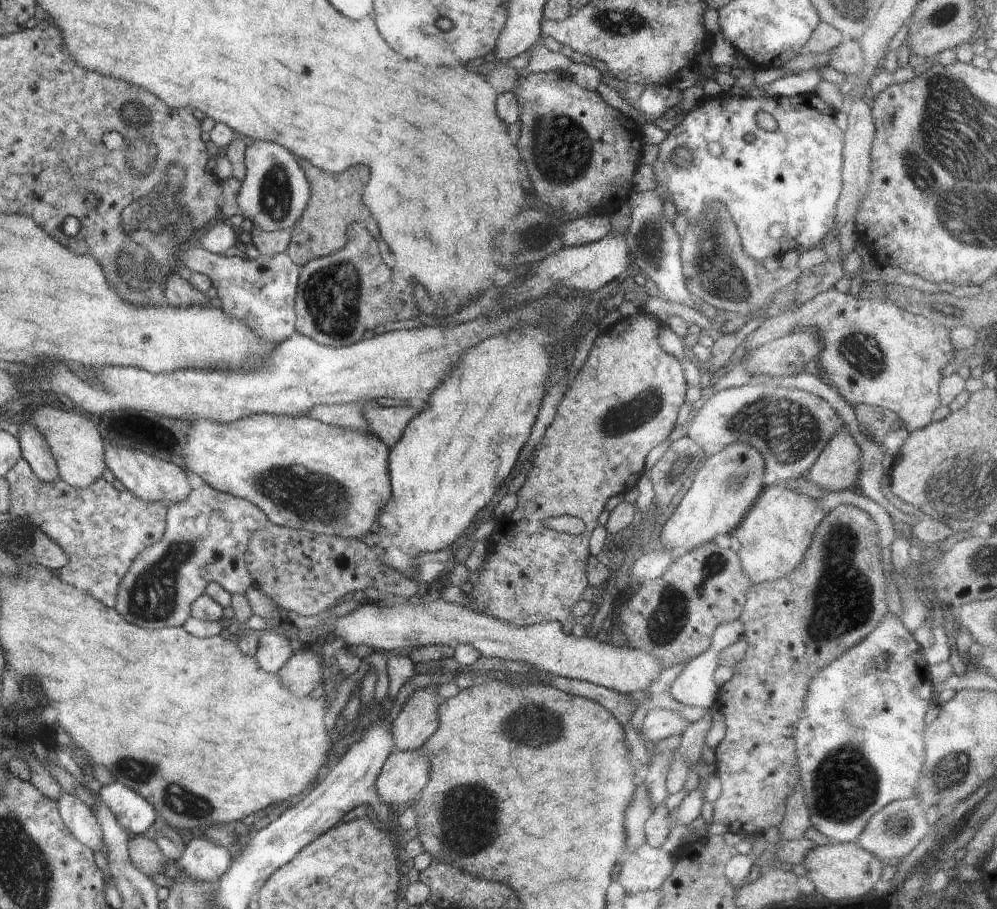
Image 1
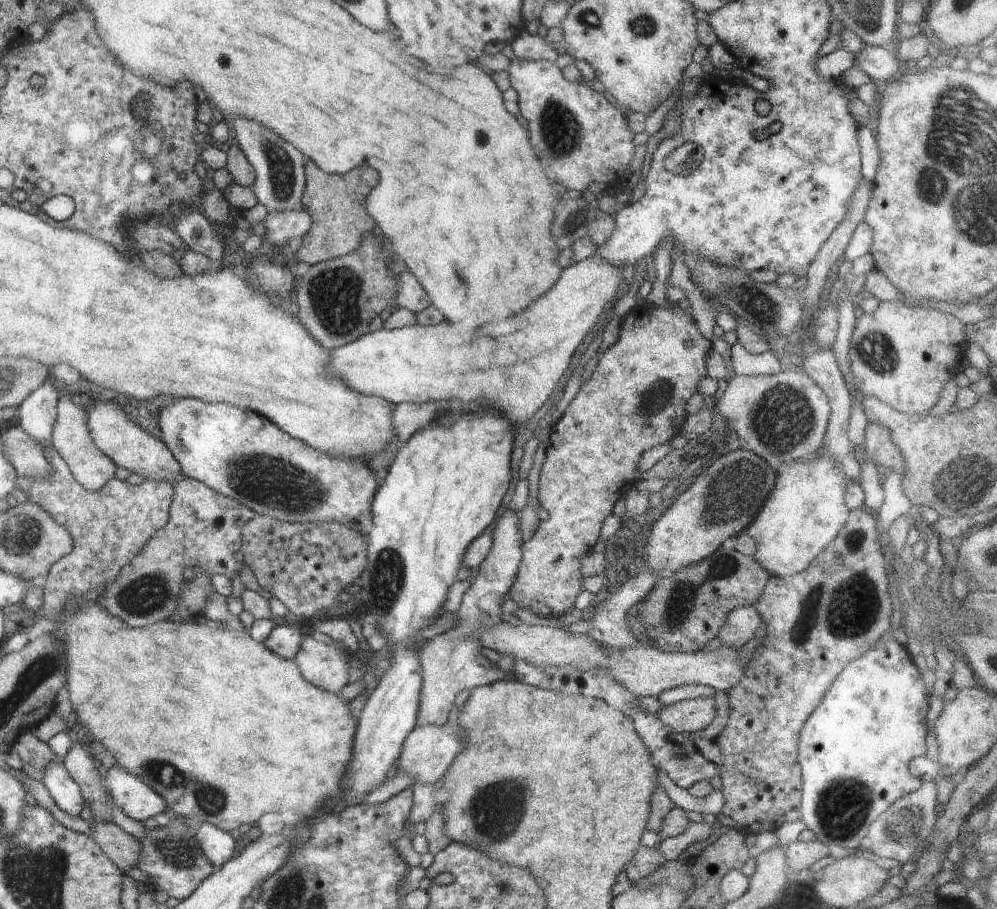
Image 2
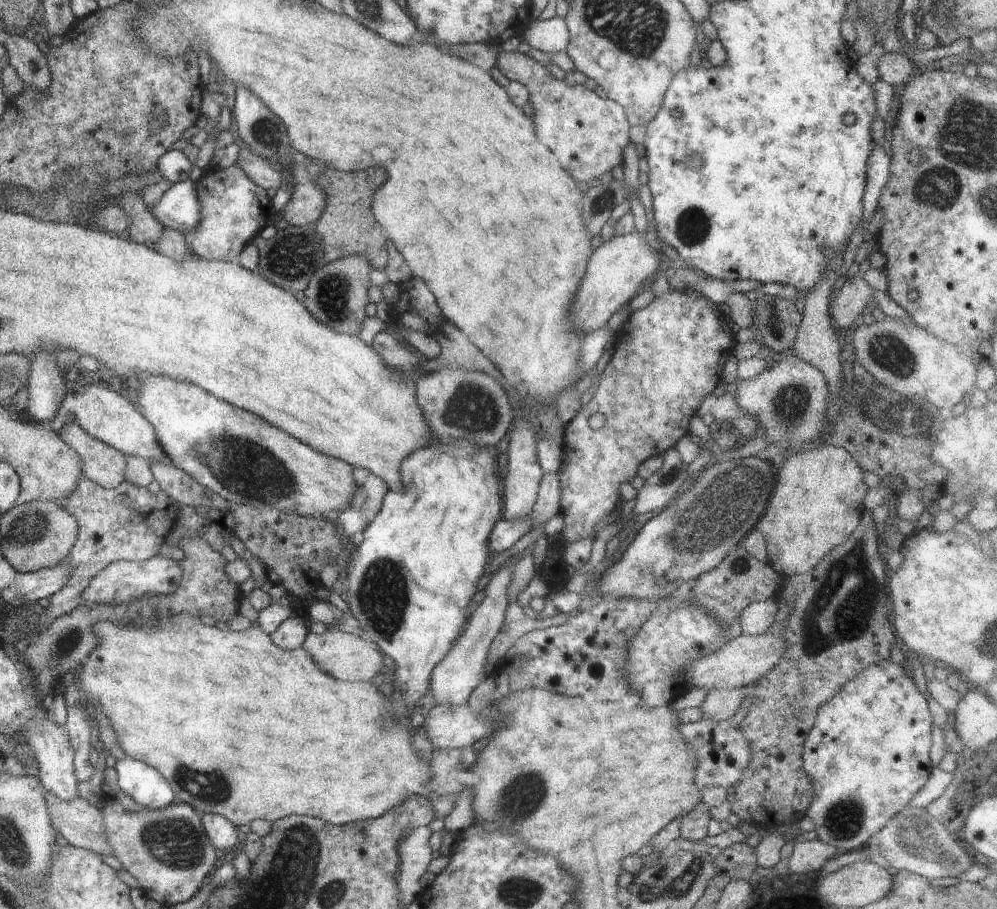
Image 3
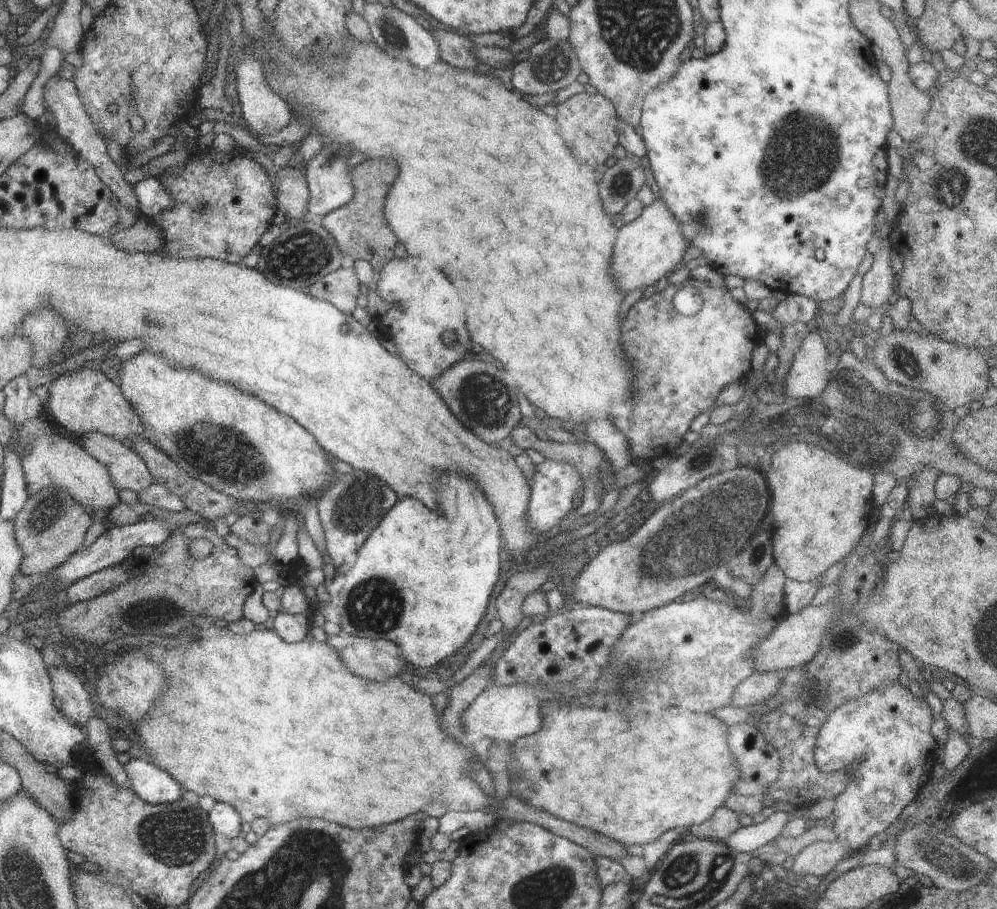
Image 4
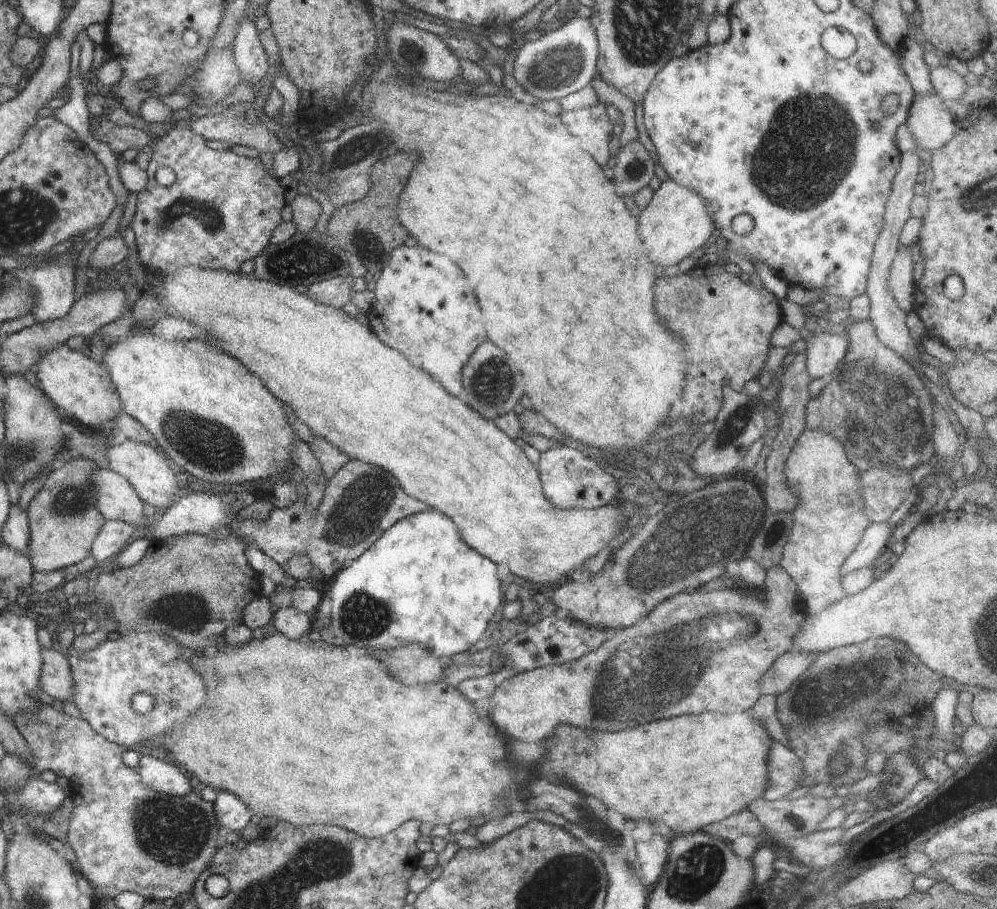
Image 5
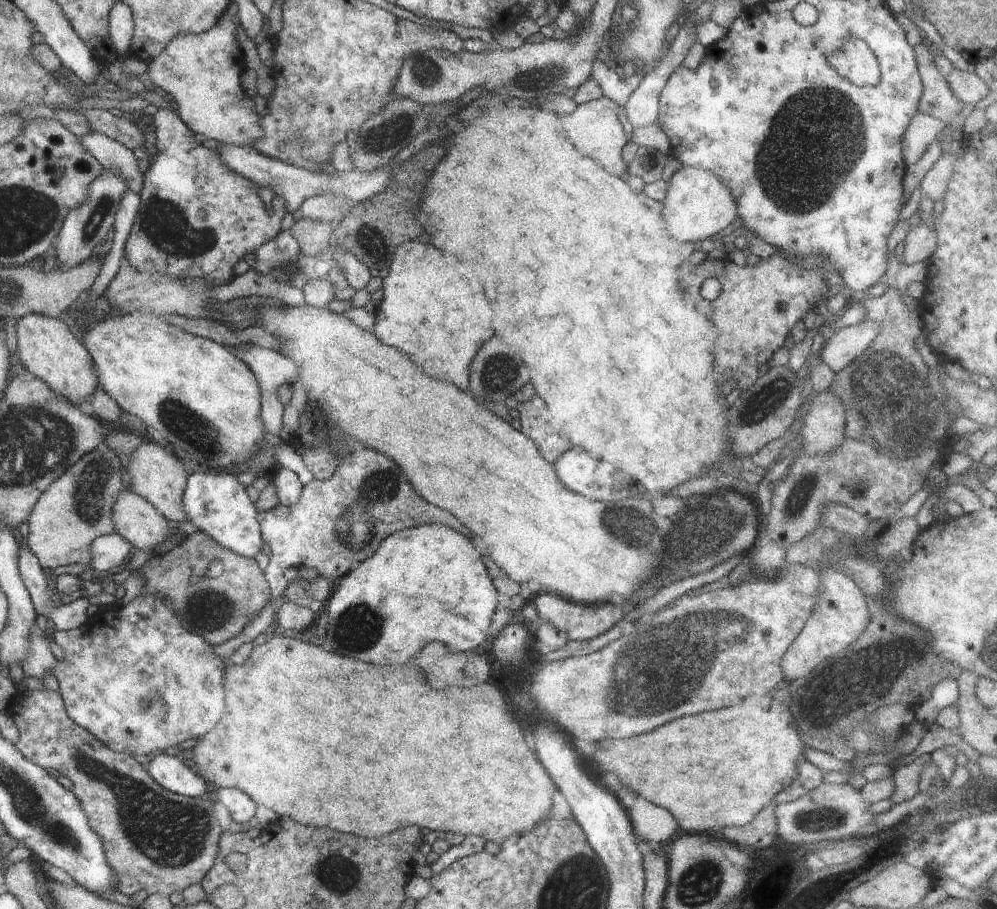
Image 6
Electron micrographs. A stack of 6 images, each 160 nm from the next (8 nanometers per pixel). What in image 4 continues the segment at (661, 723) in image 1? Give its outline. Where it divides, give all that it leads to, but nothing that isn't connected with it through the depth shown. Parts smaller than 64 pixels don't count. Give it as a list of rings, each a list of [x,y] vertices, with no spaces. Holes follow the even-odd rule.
[[[754,671],[745,678],[729,697],[733,707],[753,707],[761,702],[768,702],[772,696],[777,694],[781,678],[779,673]]]

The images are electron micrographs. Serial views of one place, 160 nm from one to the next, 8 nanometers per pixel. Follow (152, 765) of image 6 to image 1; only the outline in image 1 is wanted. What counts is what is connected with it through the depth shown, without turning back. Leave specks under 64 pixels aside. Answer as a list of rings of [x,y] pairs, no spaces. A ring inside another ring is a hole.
[[[122,783],[103,786],[97,793],[118,824],[130,835],[142,835],[154,822],[156,810],[142,795]]]

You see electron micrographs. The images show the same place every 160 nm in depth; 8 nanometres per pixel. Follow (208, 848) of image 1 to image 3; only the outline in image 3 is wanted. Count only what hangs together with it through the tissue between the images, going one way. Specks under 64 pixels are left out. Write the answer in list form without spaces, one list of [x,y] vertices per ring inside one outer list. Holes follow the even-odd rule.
[[[204,814],[202,826],[214,845],[218,858],[228,857],[227,851],[237,850],[242,844],[242,835],[237,827],[230,824],[226,818],[216,814]]]

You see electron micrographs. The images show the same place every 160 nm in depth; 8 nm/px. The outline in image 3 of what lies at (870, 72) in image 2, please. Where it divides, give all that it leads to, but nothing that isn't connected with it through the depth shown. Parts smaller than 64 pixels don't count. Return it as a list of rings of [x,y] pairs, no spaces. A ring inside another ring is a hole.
[[[884,52],[878,60],[879,80],[884,80],[892,86],[906,86],[917,71],[911,56],[904,52]]]

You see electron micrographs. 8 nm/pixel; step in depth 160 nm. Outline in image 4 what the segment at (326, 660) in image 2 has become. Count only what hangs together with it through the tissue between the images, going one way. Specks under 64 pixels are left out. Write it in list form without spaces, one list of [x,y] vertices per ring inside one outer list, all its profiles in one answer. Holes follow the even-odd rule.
[[[344,632],[328,635],[325,641],[337,650],[348,670],[360,678],[387,681],[396,678],[407,664],[394,642],[366,640]]]

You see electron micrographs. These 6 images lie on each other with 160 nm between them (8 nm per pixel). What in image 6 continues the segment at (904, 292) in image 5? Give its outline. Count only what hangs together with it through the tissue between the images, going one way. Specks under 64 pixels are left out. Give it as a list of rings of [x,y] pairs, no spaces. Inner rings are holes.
[[[920,222],[907,234],[901,257],[898,260],[912,266],[918,262],[928,263],[936,248],[935,222],[932,228]]]

